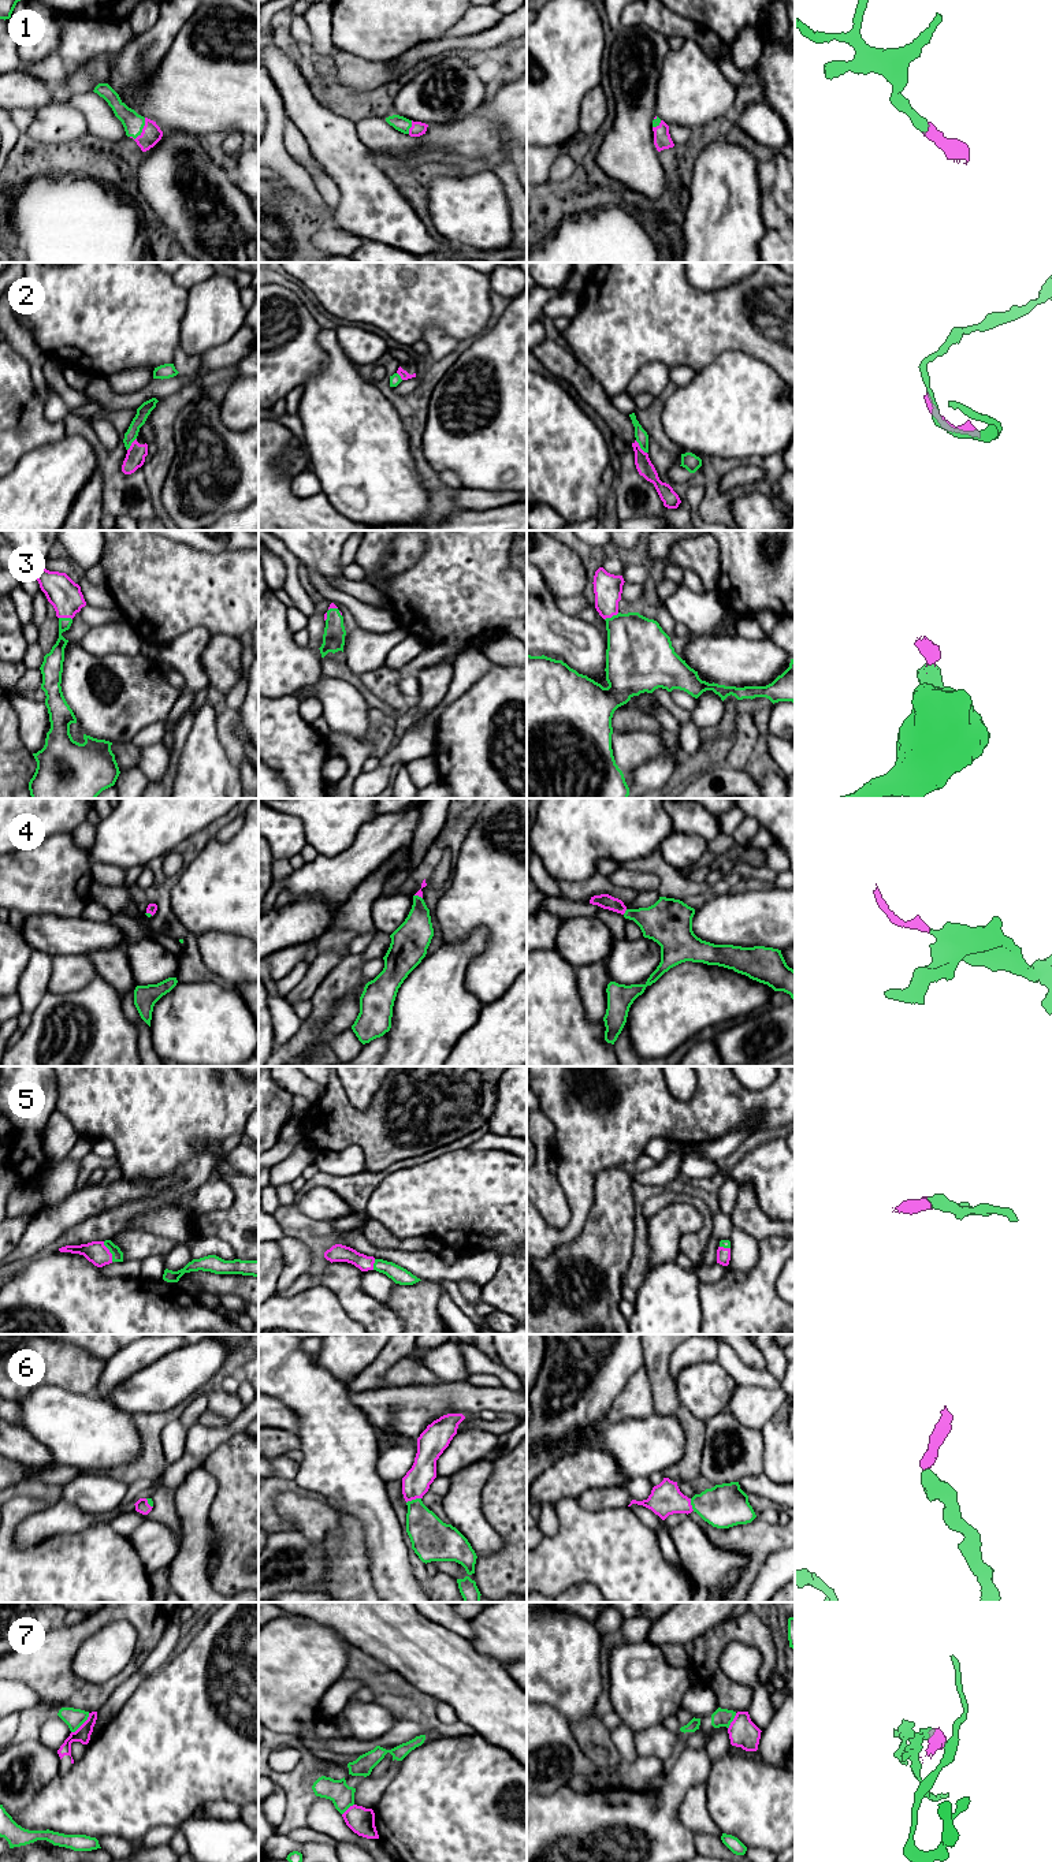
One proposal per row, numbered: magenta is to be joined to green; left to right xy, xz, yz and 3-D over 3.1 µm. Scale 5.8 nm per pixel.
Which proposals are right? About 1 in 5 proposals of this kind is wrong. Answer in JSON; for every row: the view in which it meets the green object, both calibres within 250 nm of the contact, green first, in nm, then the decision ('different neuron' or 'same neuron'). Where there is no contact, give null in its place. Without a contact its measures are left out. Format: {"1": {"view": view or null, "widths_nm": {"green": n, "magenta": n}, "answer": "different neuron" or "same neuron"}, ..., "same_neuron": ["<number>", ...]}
{"1": {"view": "xy", "widths_nm": {"green": 120, "magenta": 120}, "answer": "same neuron"}, "2": {"view": "yz", "widths_nm": {"green": 80, "magenta": 90}, "answer": "different neuron"}, "3": {"view": "yz", "widths_nm": {"green": 360, "magenta": 170}, "answer": "same neuron"}, "4": {"view": "yz", "widths_nm": {"green": 260, "magenta": 90}, "answer": "same neuron"}, "5": {"view": "xy", "widths_nm": {"green": 60, "magenta": 130}, "answer": "same neuron"}, "6": {"view": "xz", "widths_nm": {"green": 240, "magenta": 160}, "answer": "same neuron"}, "7": {"view": "xy", "widths_nm": {"green": 110, "magenta": 90}, "answer": "different neuron"}, "same_neuron": ["1", "3", "4", "5", "6"]}

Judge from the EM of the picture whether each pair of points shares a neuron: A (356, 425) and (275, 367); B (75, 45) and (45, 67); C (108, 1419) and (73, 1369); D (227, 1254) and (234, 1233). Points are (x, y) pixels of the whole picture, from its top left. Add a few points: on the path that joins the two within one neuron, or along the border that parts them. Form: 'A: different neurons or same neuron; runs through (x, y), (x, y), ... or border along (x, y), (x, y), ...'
A: different neurons; border along (327, 365), (301, 384)
B: same neuron; runs through (69, 52), (52, 67)
C: different neurons; border along (58, 1386), (77, 1393), (93, 1393)
D: different neurons; border along (200, 1235), (222, 1239), (237, 1258)

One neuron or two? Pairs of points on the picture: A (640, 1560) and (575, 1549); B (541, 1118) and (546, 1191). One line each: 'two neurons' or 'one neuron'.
A: one neuron
B: one neuron

